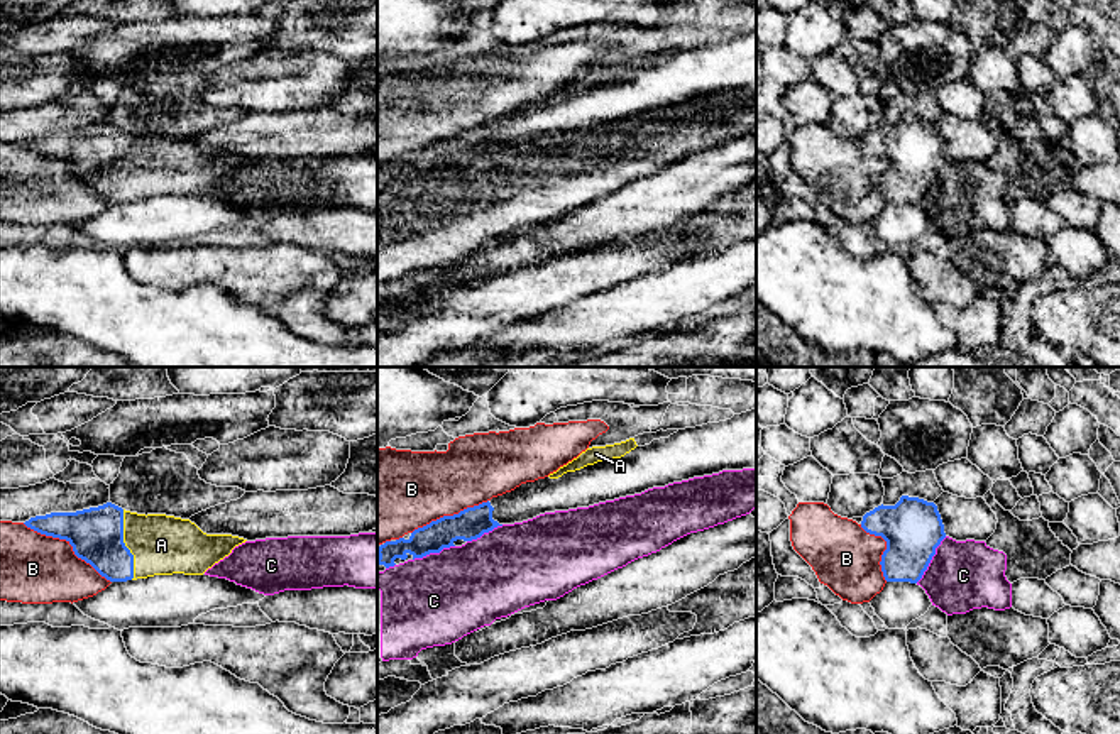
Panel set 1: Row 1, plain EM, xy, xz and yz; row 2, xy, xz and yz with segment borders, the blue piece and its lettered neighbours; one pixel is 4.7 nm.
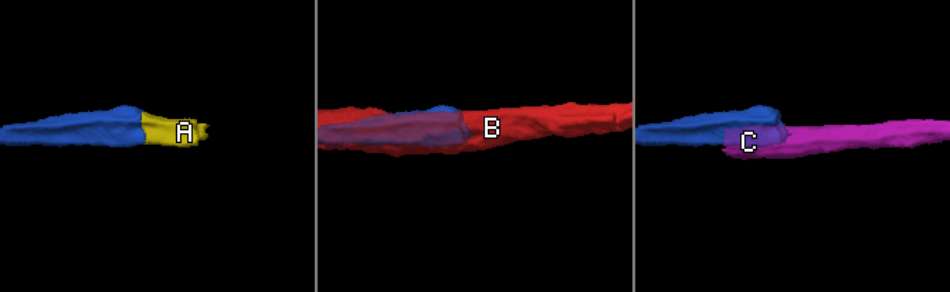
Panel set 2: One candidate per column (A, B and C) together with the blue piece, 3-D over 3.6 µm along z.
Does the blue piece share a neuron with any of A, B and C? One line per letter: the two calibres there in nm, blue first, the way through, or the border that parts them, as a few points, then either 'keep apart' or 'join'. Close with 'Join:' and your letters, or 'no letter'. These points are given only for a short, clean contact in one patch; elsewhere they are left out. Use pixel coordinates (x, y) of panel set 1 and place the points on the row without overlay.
A: 260/280 nm | across xy (97, 156), (124, 166), (161, 166) | join
B: 260/340 nm | keep apart
C: 280/340 nm | keep apart
Join: A

